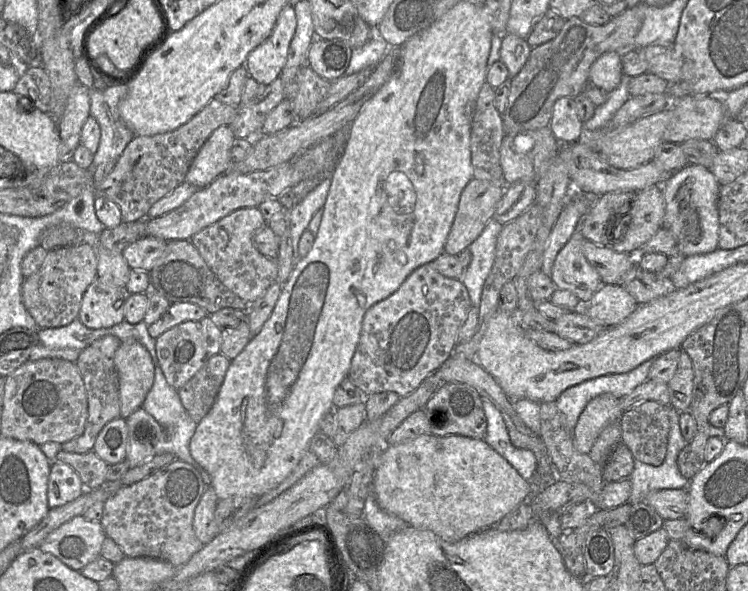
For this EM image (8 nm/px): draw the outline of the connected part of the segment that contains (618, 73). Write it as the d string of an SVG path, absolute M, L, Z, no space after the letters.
M620 51L602 54L591 65L589 84L609 93L621 82L623 75Z

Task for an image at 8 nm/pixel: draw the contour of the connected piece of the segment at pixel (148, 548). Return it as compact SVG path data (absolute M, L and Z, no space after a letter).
M174 460L143 480L115 490L104 503L100 524L106 537L112 539L126 557L153 558L180 567L204 546L195 535L193 517L205 489L206 485L201 474L193 466Z

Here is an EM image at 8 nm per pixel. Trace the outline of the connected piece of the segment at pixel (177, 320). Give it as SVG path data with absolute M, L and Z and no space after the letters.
M193 303L172 304L160 319L148 326L149 335L157 339L167 330L186 321L199 321L208 315L207 311Z

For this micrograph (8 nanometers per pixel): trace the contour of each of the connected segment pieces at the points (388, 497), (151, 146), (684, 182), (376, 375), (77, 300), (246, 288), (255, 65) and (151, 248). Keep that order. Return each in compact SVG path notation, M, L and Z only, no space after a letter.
M421 435L406 442L389 445L378 456L372 493L380 508L402 519L406 525L430 530L447 542L495 526L508 513L533 494L533 486L484 440L460 435Z
M212 99L187 123L173 131L153 136L135 136L118 158L113 171L100 184L95 185L95 197L104 196L116 203L121 210L123 222L146 218L154 203L185 181L200 148L214 130L230 125L237 111L237 108Z
M687 164L669 175L661 184L665 200L663 228L669 230L681 256L688 257L713 252L718 248L720 185L713 173L698 164Z
M431 262L418 267L393 294L366 311L348 378L364 396L391 391L402 398L413 393L450 357L457 344L457 333L470 308L468 291L459 279L441 275Z
M91 241L47 252L38 271L24 278L21 286L22 302L38 328L66 326L78 319L83 295L97 277L97 263L95 244Z
M258 207L242 208L202 229L190 240L218 279L249 306L278 282L277 262L263 256L253 241L256 232L265 225Z
M287 4L280 11L270 36L249 53L245 63L248 76L262 86L271 84L279 77L286 64L296 26L294 8Z
M145 236L127 246L122 255L130 269L149 273L163 254L167 242L169 241Z

